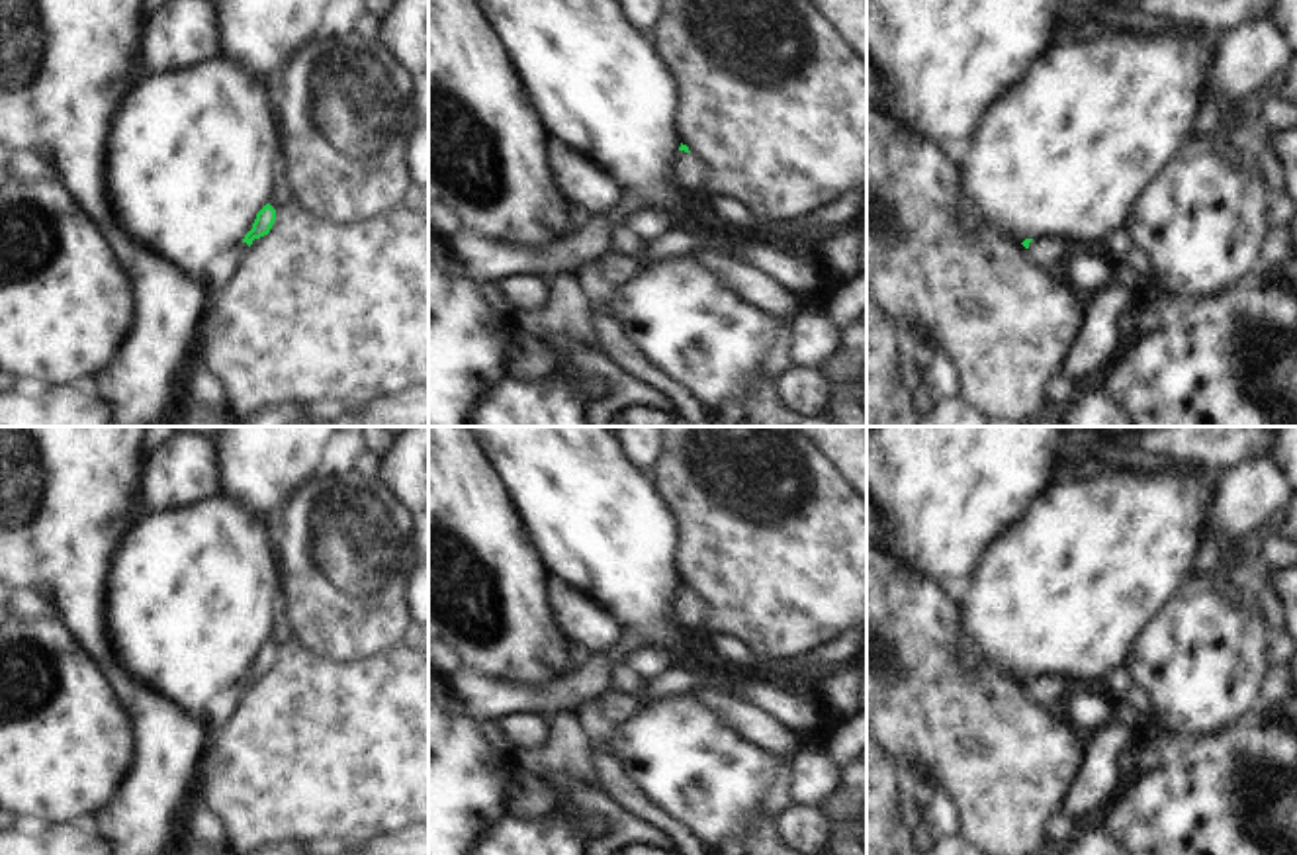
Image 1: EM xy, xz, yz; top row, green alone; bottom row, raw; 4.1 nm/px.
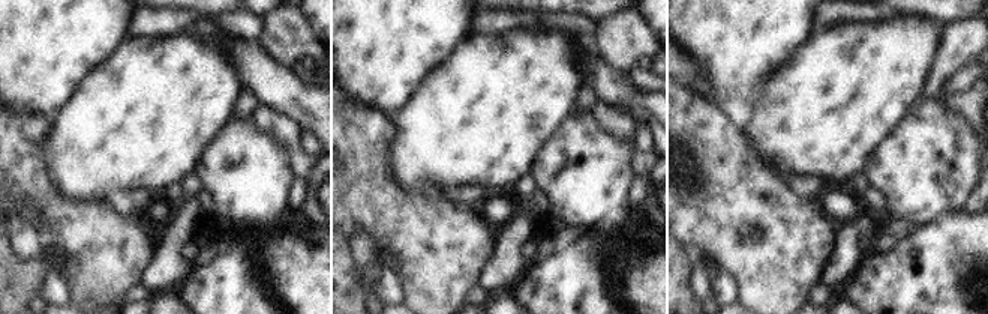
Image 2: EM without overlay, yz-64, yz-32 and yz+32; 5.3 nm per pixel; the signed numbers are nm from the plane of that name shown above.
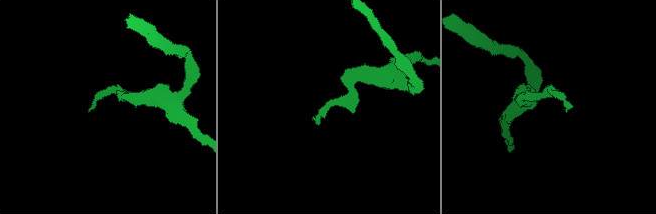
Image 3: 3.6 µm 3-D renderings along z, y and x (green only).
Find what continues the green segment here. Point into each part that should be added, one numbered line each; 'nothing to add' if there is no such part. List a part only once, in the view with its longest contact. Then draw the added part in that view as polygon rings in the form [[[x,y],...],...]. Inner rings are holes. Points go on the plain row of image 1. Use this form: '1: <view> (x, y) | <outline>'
1: xz (687, 609) | [[[677,591],[675,622],[683,628],[685,634],[700,636],[700,603],[691,591]]]

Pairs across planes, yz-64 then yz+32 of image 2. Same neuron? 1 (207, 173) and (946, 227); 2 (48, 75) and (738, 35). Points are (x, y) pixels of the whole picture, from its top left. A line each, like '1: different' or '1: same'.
1: different
2: same

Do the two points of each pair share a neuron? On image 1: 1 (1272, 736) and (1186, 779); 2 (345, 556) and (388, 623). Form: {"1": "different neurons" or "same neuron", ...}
{"1": "same neuron", "2": "same neuron"}

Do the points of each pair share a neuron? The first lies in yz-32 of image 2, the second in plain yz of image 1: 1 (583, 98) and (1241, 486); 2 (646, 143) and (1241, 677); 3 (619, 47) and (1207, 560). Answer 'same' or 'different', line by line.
1: same
2: different
3: same

